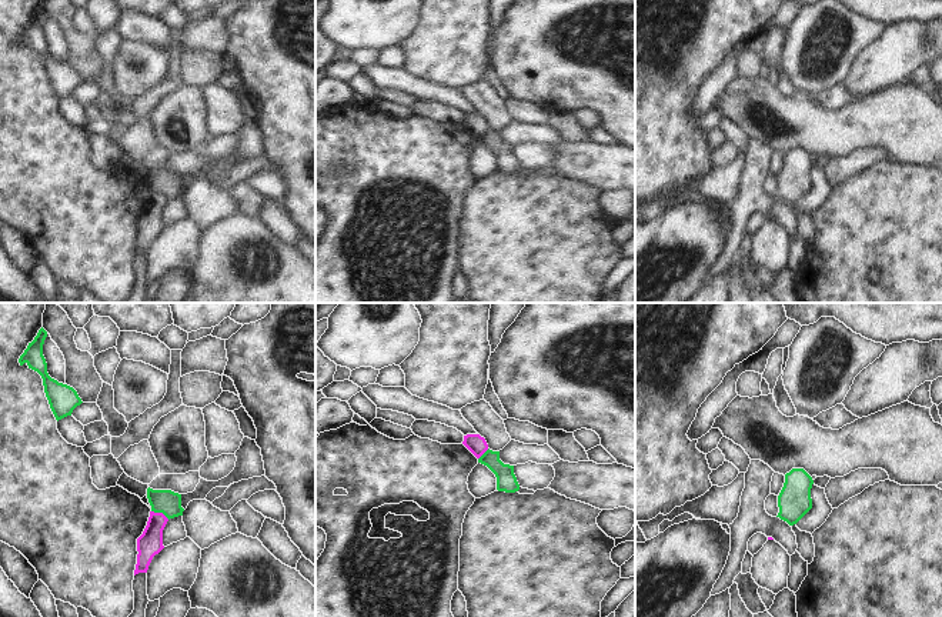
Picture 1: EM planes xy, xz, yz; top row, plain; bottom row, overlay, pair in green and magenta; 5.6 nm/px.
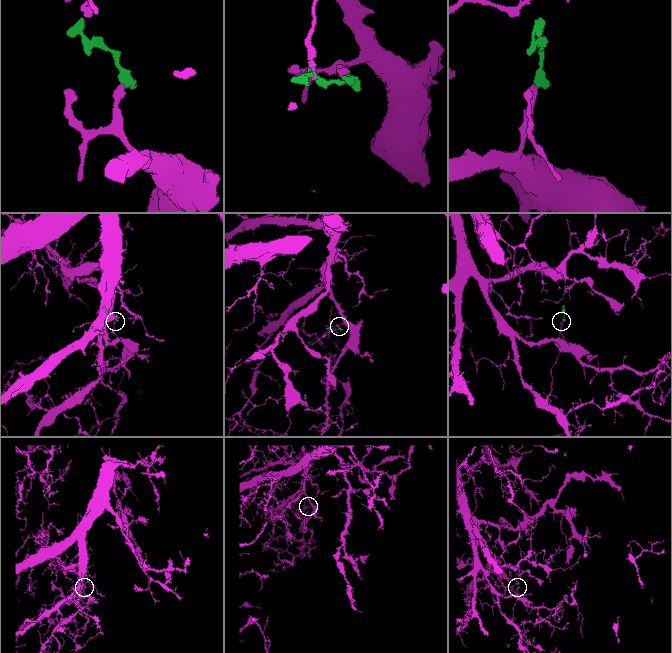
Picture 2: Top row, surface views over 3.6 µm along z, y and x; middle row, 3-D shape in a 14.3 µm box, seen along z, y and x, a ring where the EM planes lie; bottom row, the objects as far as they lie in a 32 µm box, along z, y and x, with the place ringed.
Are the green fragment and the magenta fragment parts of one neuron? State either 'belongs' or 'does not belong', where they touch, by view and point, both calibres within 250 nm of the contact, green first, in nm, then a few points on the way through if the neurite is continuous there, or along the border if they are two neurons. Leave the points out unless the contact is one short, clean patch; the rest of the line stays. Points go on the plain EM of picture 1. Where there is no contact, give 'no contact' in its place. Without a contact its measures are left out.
does not belong | xy (160, 192) | 140/140 nm | along xy (152, 190), (161, 192), (169, 199)

